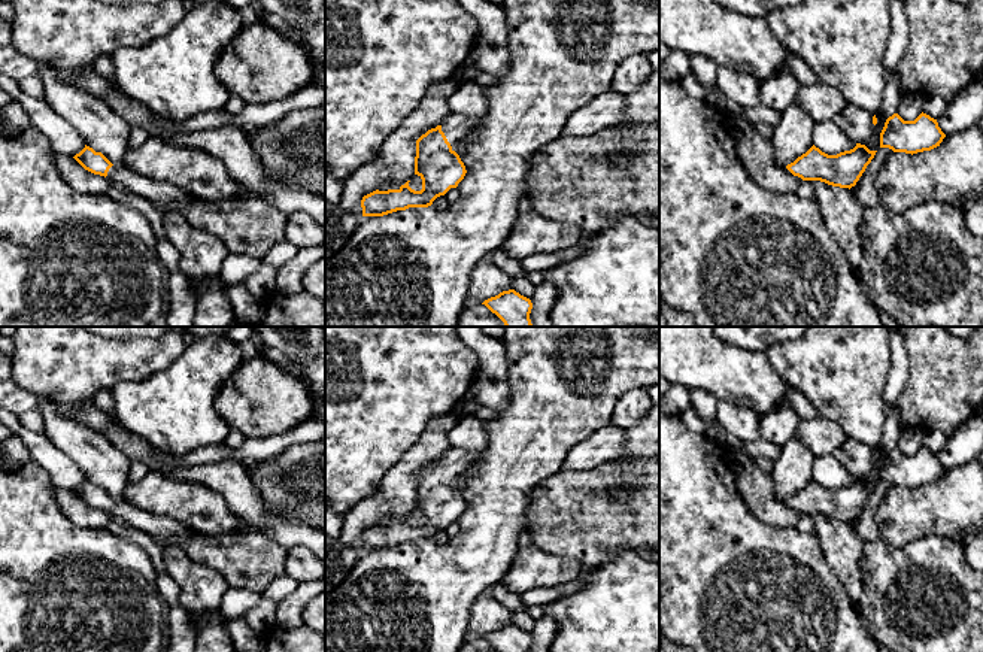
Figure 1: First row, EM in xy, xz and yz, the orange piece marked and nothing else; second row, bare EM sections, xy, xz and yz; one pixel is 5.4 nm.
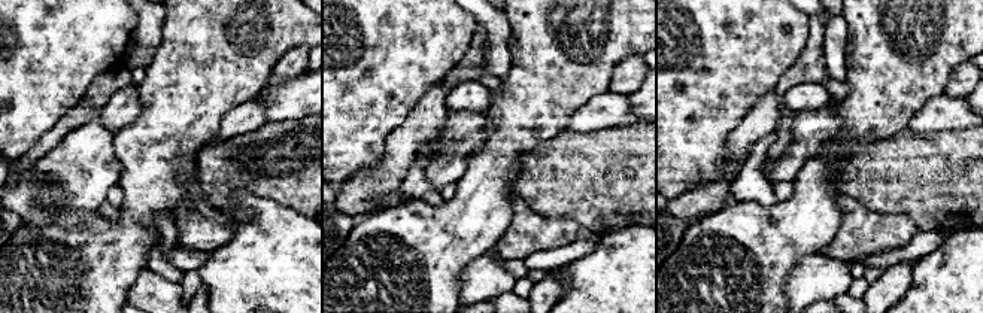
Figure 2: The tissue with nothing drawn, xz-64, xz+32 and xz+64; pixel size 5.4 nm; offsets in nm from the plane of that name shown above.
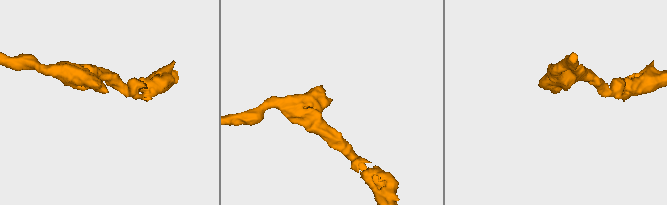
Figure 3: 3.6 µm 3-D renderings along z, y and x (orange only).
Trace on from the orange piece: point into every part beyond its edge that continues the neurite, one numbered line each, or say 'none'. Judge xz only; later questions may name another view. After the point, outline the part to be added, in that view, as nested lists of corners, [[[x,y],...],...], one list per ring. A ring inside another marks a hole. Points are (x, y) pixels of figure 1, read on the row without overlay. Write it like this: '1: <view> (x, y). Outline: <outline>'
1: xz (457, 463). Outline: [[[449,449],[443,458],[442,466],[445,467],[452,485],[464,476],[479,460],[482,452],[467,452],[464,449]]]

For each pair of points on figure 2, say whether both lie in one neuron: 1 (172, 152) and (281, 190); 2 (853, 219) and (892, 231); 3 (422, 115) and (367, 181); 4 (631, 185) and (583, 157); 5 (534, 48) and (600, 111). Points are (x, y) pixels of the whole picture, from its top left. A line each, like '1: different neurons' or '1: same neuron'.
1: different neurons
2: same neuron
3: same neuron
4: same neuron
5: different neurons

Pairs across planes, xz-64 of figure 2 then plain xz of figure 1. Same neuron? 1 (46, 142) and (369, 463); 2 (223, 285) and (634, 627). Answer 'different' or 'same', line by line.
1: different
2: same

